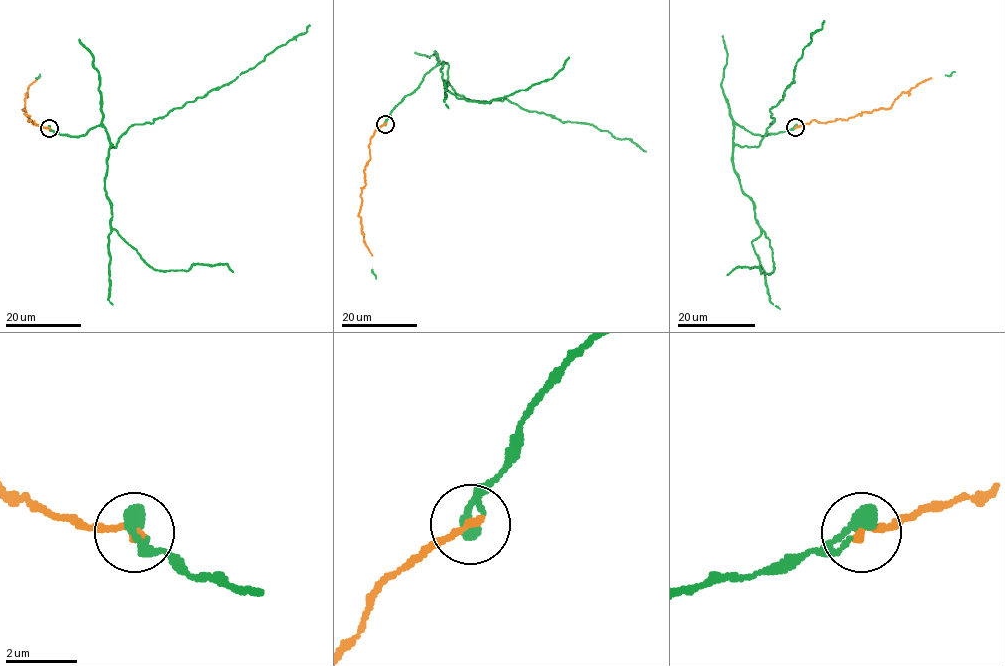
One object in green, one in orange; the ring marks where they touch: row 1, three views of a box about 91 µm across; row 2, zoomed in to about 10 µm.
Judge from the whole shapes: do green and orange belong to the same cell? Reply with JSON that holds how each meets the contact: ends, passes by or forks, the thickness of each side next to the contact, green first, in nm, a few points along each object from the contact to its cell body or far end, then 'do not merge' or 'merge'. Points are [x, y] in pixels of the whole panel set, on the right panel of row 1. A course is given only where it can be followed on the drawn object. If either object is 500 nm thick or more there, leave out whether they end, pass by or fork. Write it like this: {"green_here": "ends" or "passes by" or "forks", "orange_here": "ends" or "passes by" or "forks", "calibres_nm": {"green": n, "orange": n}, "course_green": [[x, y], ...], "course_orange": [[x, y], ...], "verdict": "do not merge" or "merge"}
{"green_here": "ends", "orange_here": "ends", "calibres_nm": {"green": 480, "orange": 240}, "course_green": [[796, 127], [760, 135], [736, 123], [733, 142], [757, 147], [824, 20]], "course_orange": [[796, 127], [814, 119], [822, 123], [847, 120], [862, 112], [890, 108], [903, 92], [931, 77]], "verdict": "merge"}

